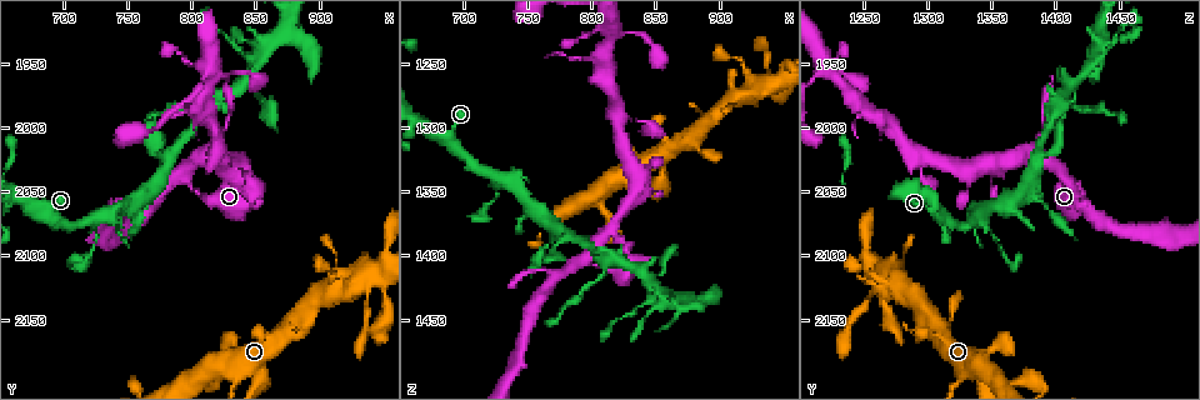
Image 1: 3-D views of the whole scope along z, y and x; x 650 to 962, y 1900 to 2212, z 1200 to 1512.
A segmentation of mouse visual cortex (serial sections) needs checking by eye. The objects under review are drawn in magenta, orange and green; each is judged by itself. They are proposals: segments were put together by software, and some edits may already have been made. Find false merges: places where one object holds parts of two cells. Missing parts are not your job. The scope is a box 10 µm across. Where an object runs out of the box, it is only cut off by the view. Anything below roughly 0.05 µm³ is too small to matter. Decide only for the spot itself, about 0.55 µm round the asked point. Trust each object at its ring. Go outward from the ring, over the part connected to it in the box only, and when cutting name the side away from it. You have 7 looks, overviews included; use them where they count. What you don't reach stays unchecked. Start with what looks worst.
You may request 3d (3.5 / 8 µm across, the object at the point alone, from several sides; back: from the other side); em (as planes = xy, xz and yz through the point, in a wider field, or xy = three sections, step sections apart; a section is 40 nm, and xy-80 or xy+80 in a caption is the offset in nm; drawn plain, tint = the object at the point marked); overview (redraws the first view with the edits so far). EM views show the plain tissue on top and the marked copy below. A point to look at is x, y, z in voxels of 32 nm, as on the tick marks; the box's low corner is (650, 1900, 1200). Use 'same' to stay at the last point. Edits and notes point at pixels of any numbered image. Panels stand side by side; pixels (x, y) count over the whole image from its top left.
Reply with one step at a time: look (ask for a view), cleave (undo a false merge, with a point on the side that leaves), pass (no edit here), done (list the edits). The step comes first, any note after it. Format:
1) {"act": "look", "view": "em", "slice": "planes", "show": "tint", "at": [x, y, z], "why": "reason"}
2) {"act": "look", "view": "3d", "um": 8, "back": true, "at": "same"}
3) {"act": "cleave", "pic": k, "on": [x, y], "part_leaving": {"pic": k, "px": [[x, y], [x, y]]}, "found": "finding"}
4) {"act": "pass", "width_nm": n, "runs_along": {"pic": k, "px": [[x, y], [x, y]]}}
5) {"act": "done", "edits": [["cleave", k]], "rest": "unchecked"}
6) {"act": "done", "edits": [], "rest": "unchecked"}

{"act": "look", "view": "3d", "um": 8, "at": [842, 2036, 1294]}

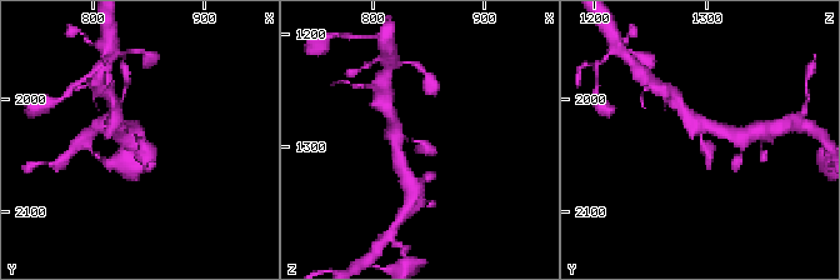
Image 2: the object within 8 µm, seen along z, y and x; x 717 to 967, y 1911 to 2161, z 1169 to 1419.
{"act": "look", "view": "3d", "um": 3.5, "at": "same", "why": "zoom in"}

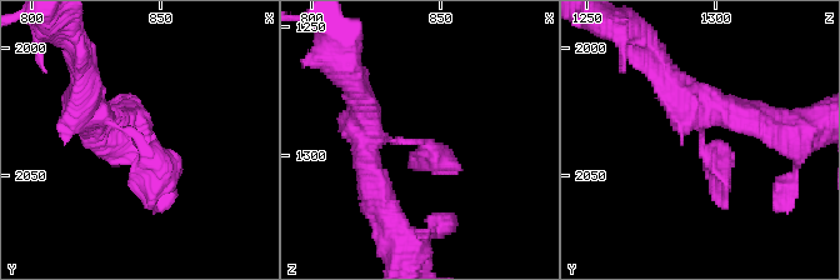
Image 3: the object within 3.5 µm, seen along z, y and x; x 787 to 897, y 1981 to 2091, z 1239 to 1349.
{"act": "look", "view": "em", "slice": "xy", "step": 3, "show": "tint", "at": [842, 2037, 1295]}

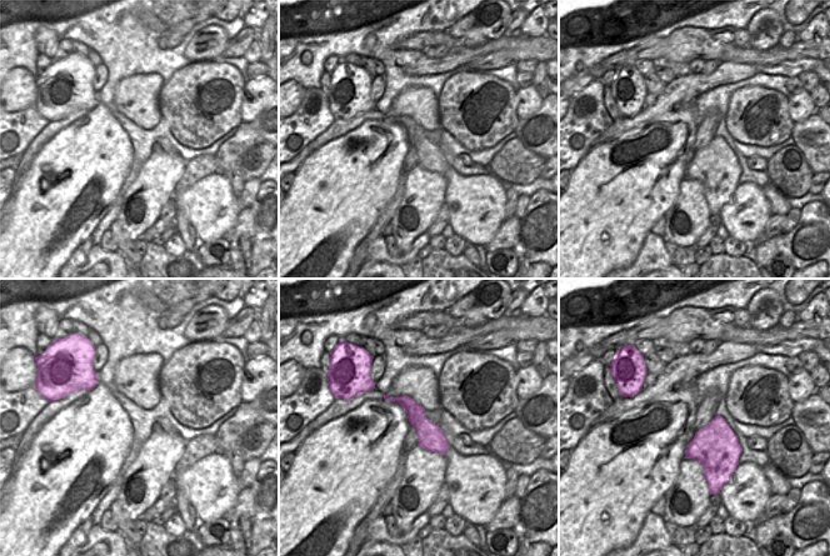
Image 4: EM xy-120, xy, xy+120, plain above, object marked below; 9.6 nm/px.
{"act": "pass", "runs_along": {"pic": 4, "px": [[400, 400], [415, 412], [443, 450]]}, "found": "all the same cell"}

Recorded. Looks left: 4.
{"act": "look", "view": "3d", "um": 3.5, "at": [934, 2120, 1266], "why": "four arms meet"}

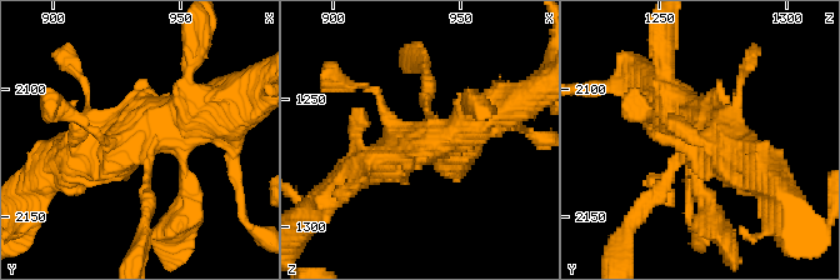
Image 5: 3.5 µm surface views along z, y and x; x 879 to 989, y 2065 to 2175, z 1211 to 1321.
{"act": "look", "view": "em", "slice": "xy", "step": 1, "show": "tint", "at": [937, 2121, 1265], "why": "shape alone is not enough"}

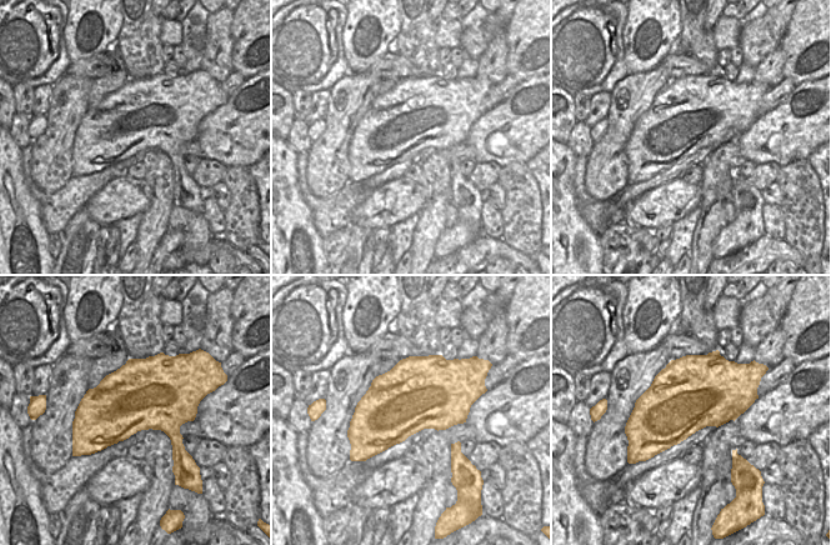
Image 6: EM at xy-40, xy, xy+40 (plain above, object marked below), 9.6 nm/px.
{"act": "look", "view": "em", "slice": "xy", "step": 5, "show": "tint", "at": "same", "why": "another direction"}

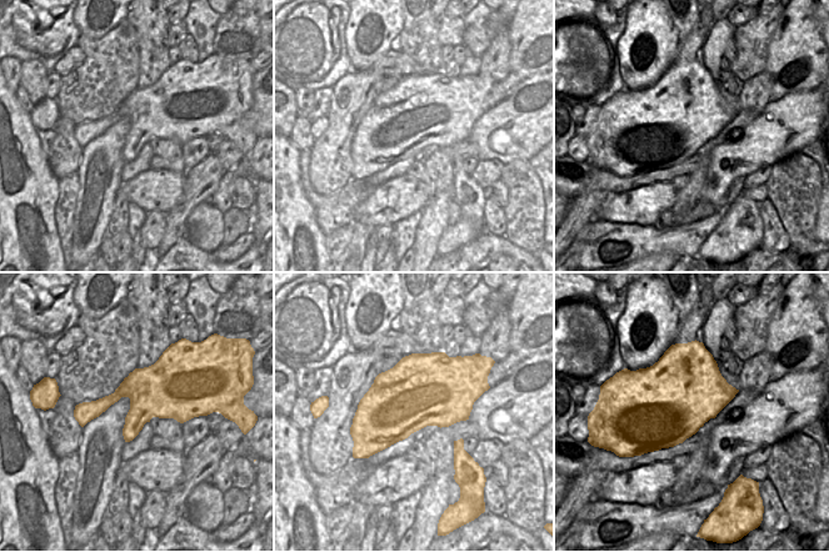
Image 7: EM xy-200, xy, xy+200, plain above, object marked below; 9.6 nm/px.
{"act": "pass", "found": "one cell here"}

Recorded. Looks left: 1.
{"act": "done", "edits": [], "rest": "unchecked"}

